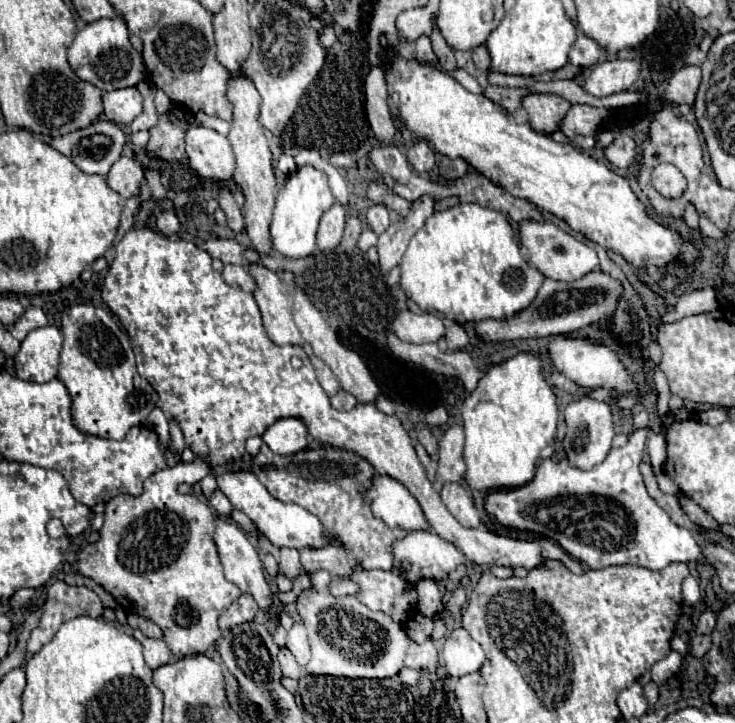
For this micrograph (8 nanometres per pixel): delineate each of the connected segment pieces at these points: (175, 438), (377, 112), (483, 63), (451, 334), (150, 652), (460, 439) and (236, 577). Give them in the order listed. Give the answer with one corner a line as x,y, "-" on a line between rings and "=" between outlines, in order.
170,420
170,442
172,442
172,448
176,454
182,454
184,450
184,436
182,436
182,430
178,428
176,420
=
376,66
370,70
366,76
364,84
364,94
366,94
366,120
370,124
370,130
374,132
376,140
382,144
390,144
394,134
396,134
396,124
394,118
388,110
386,98
386,72
382,66
=
482,44
478,48
472,50
472,60
474,60
474,66
478,70
488,70
490,68
490,56
488,56
488,48
=
440,316
444,320
444,324
448,324
448,332
446,332
446,342
448,342
448,348
450,350
462,350
468,346
470,338
468,334
464,332
464,328
460,328
456,322
452,320
446,320
444,316
=
146,638
146,640
142,642
142,646
144,646
144,660
146,660
146,664
148,664
152,670
156,670
158,666
164,666
164,664
170,662
172,652
170,652
170,648
168,648
162,640
=
454,424
446,430
446,434
440,440
440,452
438,452
440,460
438,460
438,472
436,472
438,482
448,484
448,482
462,480
466,472
462,450
464,450
464,428
=
216,516
216,520
214,520
214,544
218,548
218,558
220,558
220,564
224,568
224,576
230,582
234,582
242,592
252,594
254,600
258,602
258,606
274,606
274,596
272,596
272,590
264,578
262,562
260,562
258,552
252,546
252,542
246,538
246,532
240,526
236,526
234,522
228,522
228,518

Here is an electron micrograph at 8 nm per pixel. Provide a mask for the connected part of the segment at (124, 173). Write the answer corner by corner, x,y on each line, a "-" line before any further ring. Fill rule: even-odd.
120,156
112,164
110,172
106,174
108,186
124,198
130,198
130,196
138,194
142,180
144,180
142,166
138,166
132,158
126,158
126,156

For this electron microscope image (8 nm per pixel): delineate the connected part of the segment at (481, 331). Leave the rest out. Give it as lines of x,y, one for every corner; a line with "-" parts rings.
600,270
588,272
586,276
574,282
558,282
558,280
546,278
542,288
538,290
538,296
526,310
514,314
512,318
502,318
502,320
486,318
480,322
474,322
474,330
478,338
484,342
516,342
516,340
528,340
528,338
548,338
558,334
570,334
578,328
584,328
588,324
598,324
606,320
608,316
612,316
620,296
622,296
622,284

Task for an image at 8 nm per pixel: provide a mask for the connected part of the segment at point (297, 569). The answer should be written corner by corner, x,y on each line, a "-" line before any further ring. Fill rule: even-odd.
280,548
278,566
280,566
280,572
286,574
286,578
290,578
292,582
306,572
300,564
300,554
294,548

